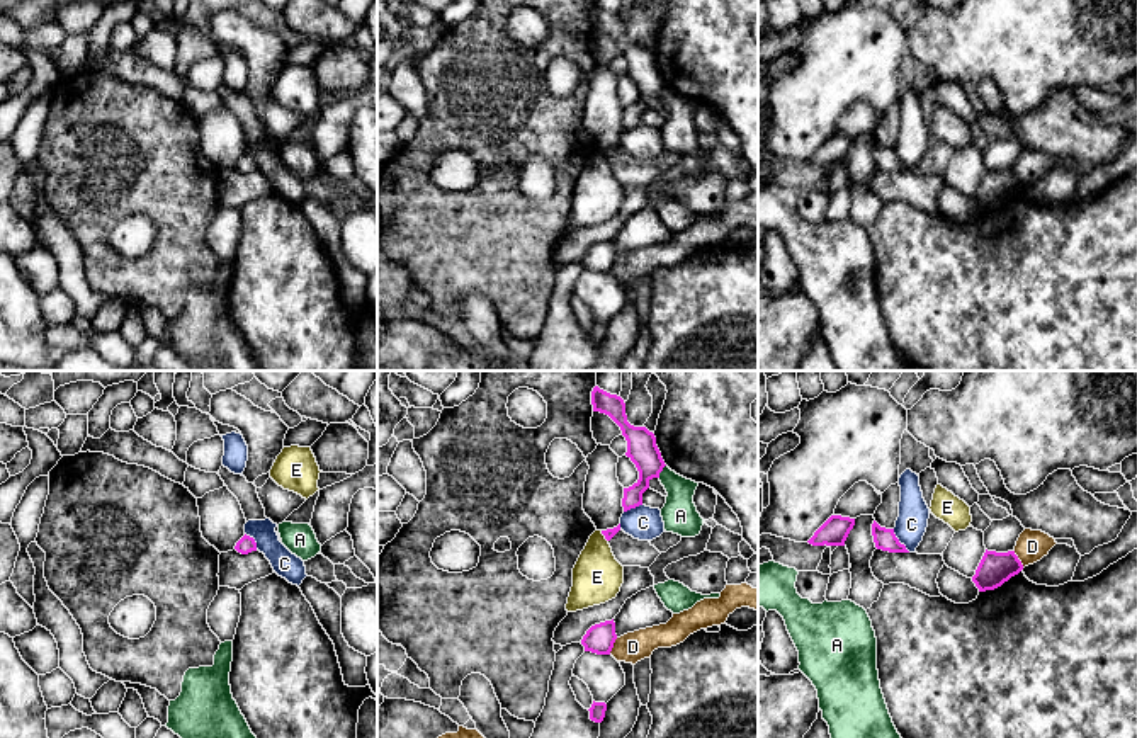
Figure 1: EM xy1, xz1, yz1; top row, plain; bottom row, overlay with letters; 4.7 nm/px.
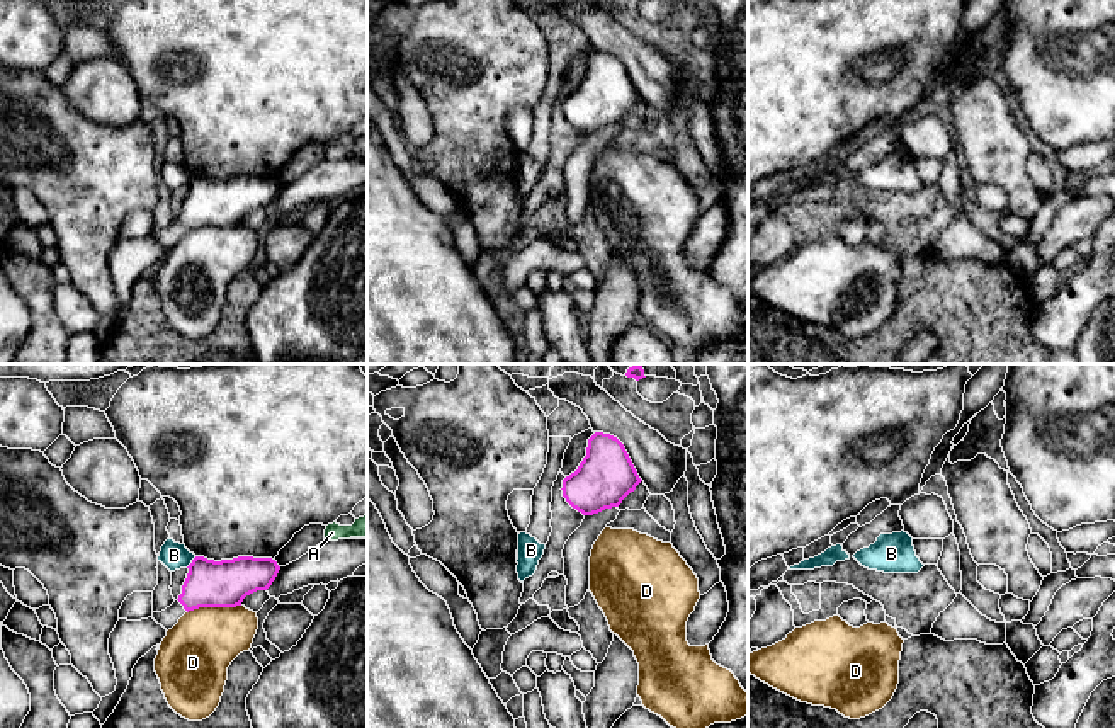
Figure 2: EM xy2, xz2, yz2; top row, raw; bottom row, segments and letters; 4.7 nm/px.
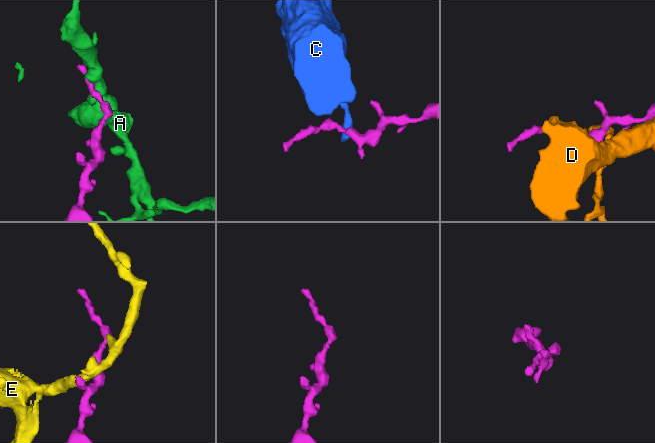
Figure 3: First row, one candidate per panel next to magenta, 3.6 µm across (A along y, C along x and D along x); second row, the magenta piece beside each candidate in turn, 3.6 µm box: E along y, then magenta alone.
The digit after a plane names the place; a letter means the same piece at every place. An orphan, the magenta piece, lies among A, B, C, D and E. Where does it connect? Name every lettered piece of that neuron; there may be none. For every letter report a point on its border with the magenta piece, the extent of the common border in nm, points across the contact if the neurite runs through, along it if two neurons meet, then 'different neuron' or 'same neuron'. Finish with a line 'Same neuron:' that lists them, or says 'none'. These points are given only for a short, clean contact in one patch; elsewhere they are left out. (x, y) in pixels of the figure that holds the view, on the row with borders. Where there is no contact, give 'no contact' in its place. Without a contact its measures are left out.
A: contact xz1 (661, 470); length 70 nm; different neuron
B: contact xy2 (192, 562); length 80 nm; border xy2 (196, 557), (186, 567); different neuron
C: contact yz1 (898, 541); length 140 nm; border yz1 (893, 529), (894, 536), (910, 551); different neuron
D: contact xy2 (213, 606); length 260 nm; different neuron
E: contact xz1 (604, 534); length 70 nm; different neuron
Same neuron: none

